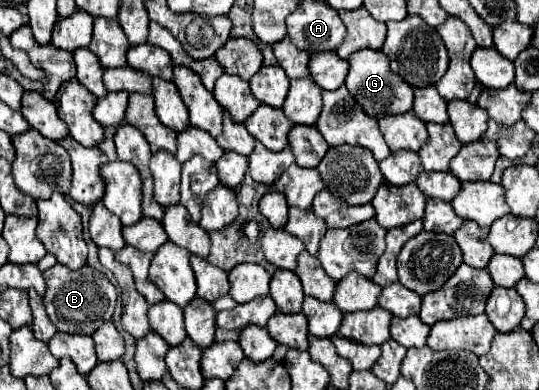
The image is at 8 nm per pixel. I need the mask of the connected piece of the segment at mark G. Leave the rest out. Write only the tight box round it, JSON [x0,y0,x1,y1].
[345,48,413,120]

